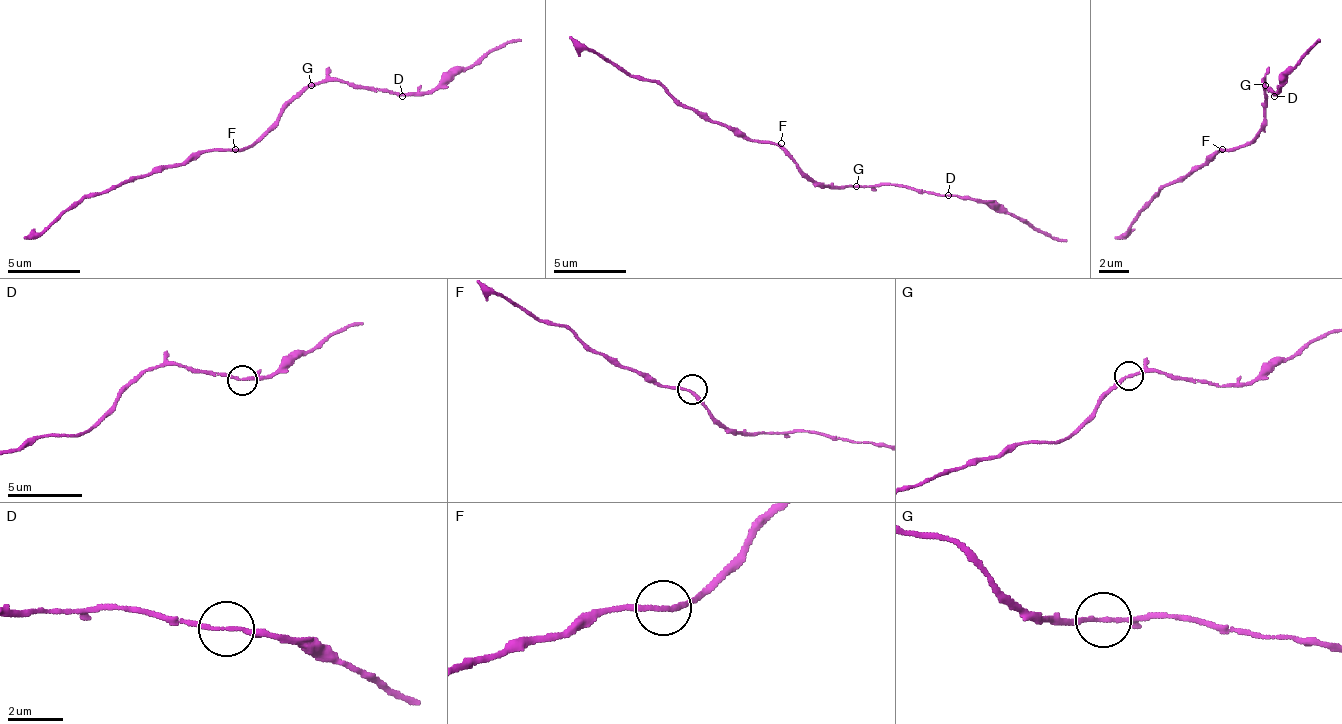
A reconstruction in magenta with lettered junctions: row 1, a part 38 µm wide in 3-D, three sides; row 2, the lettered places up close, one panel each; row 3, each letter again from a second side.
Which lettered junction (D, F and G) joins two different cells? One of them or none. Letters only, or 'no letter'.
no letter

